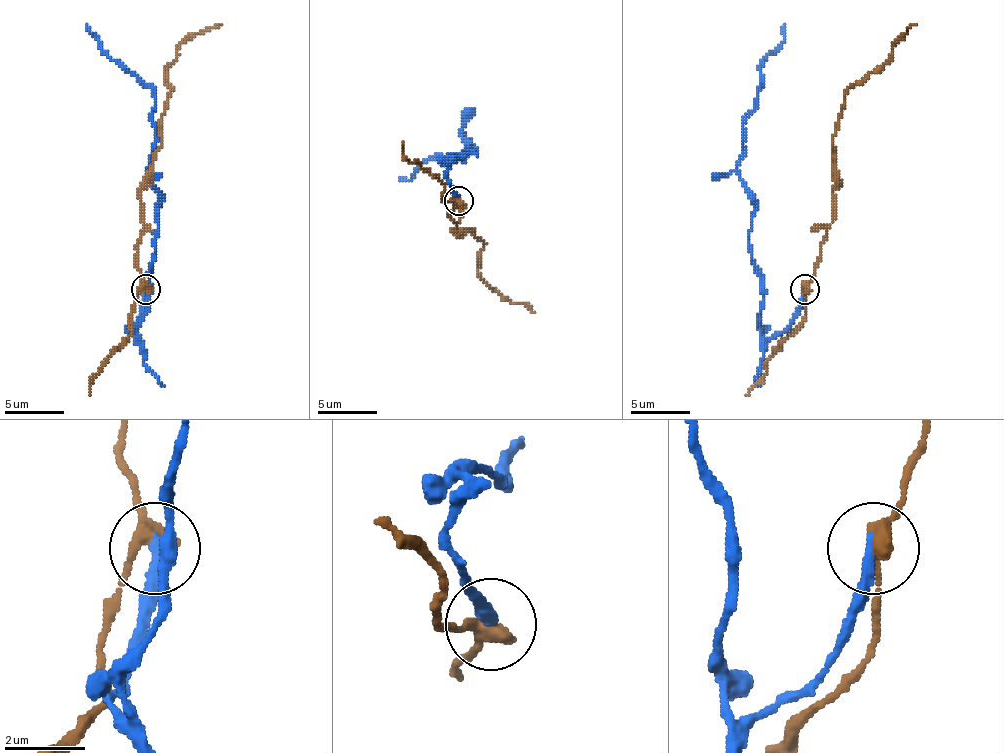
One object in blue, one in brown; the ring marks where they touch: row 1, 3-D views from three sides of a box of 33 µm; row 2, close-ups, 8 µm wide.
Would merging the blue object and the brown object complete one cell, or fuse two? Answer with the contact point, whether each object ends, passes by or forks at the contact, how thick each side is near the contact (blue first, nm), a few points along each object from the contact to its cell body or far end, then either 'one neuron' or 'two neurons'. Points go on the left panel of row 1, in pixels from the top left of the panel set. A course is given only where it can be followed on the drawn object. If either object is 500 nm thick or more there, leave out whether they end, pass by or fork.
place (146, 289); blue ends; brown passes by; calibres 280 and 380 nm; course blue (146, 290), (137, 338), (155, 257), (158, 201), (149, 168), (155, 123), (152, 90), (116, 63), (87, 24); course brown (146, 290), (137, 266), (140, 186), (161, 144), (164, 69), (176, 48), (221, 24); two neurons

